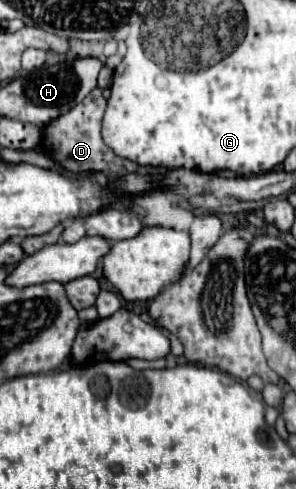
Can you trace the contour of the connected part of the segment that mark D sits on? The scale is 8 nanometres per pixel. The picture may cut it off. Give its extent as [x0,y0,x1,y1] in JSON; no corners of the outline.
[42,87,162,179]

